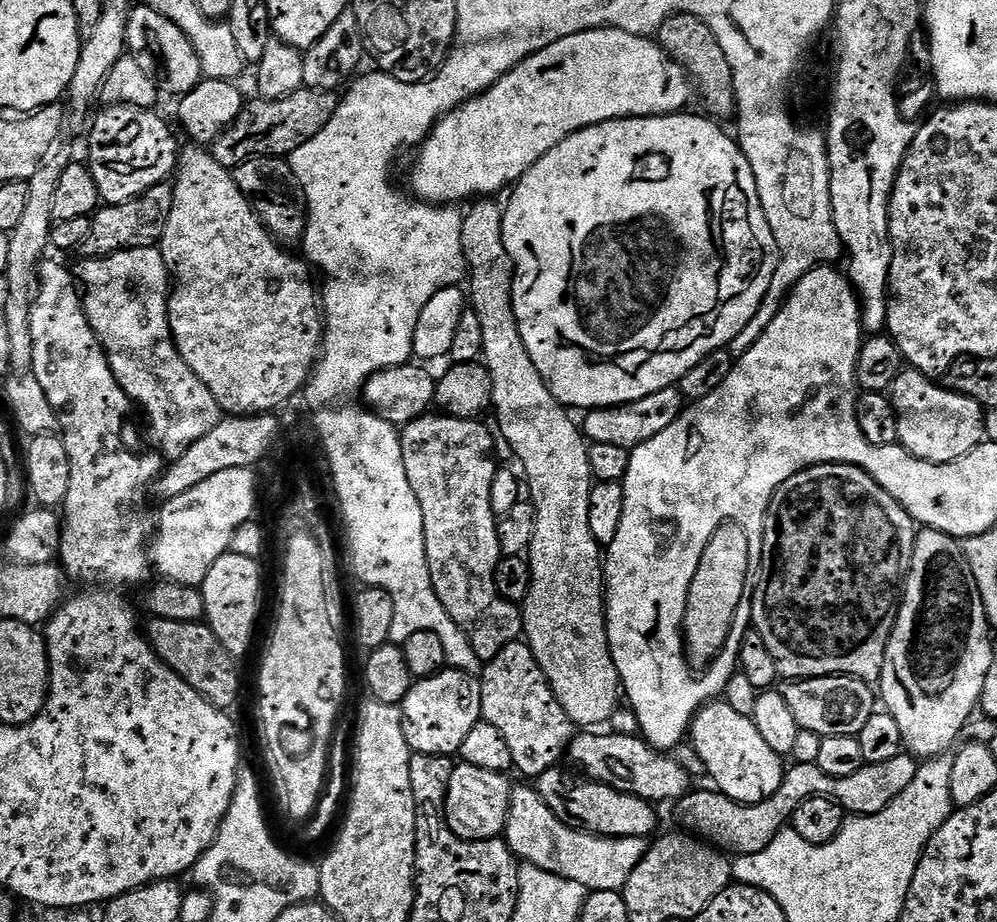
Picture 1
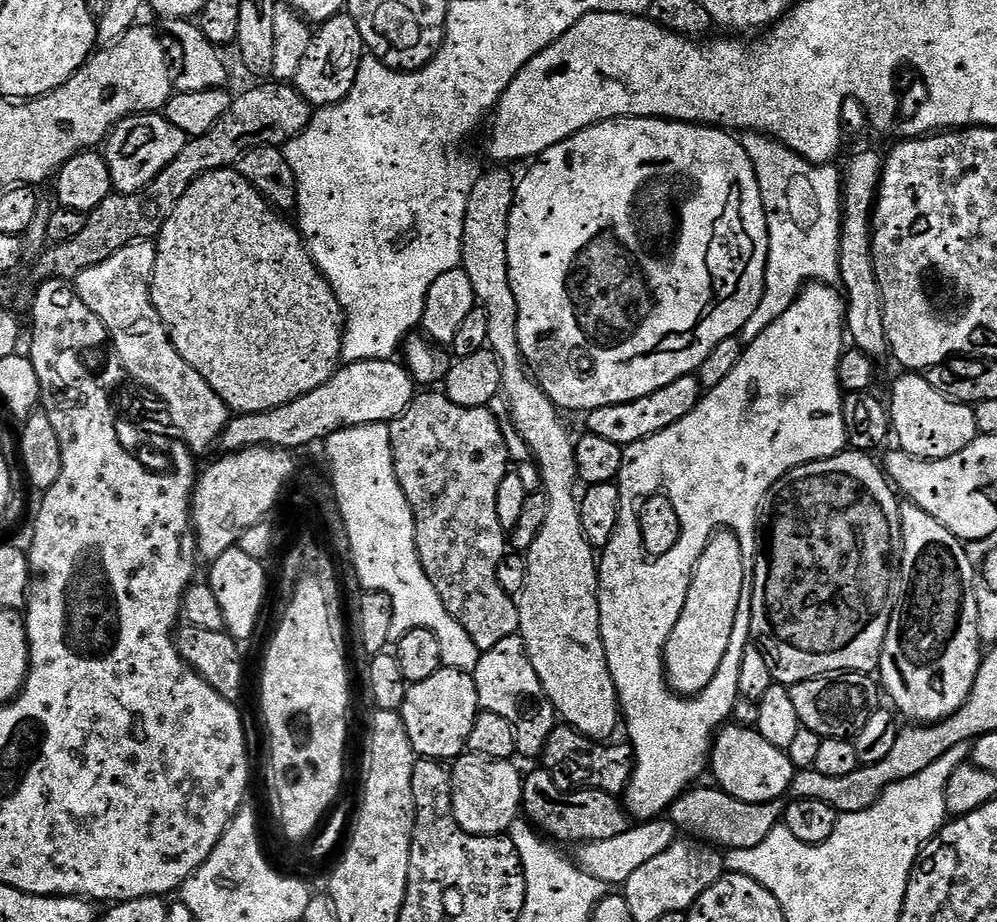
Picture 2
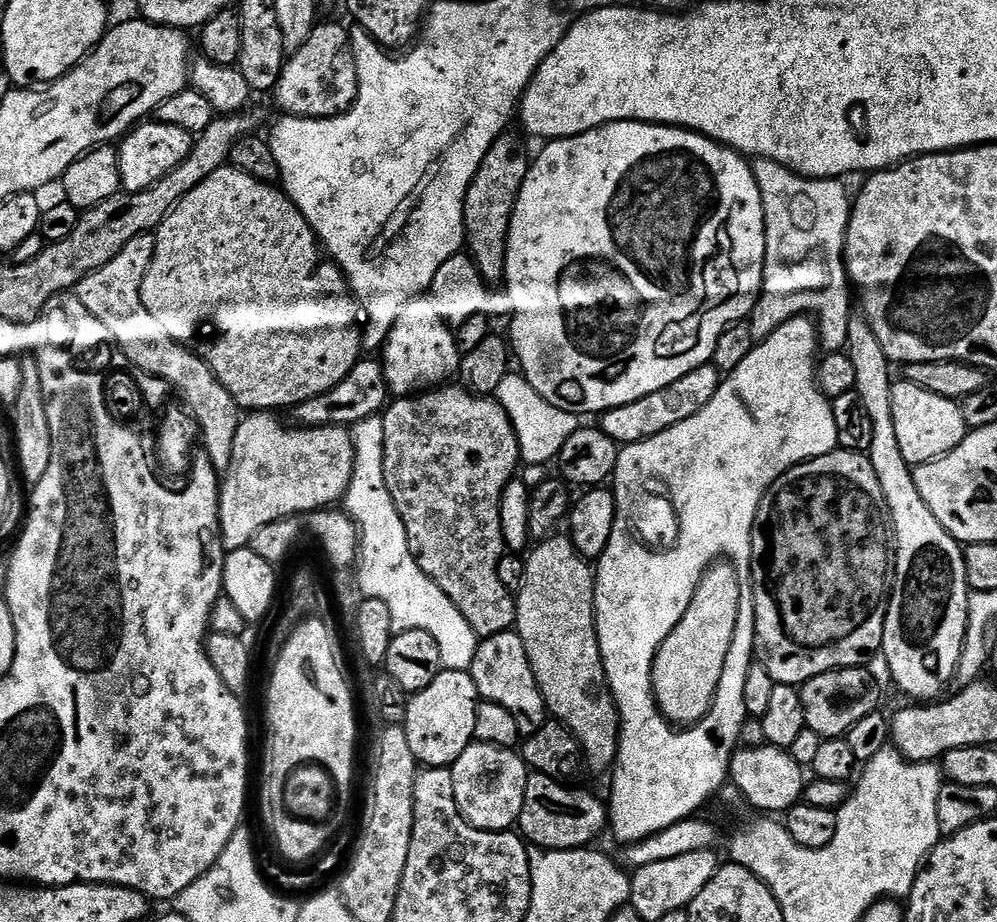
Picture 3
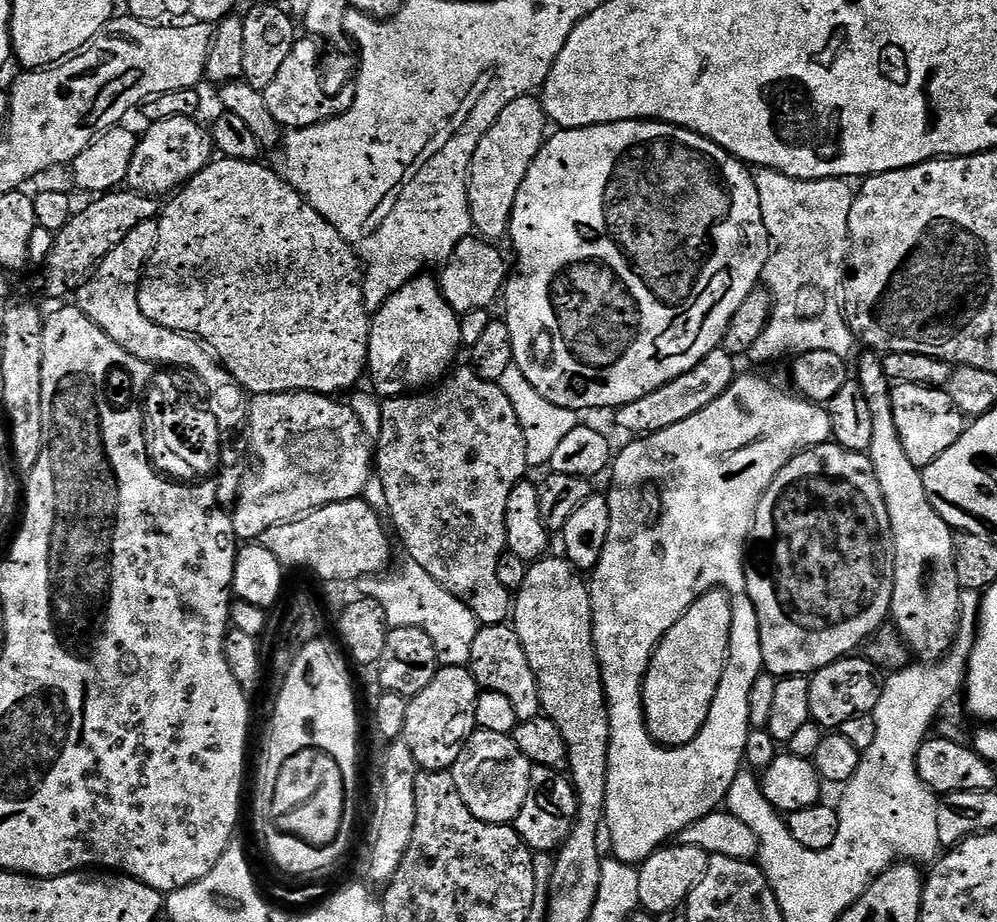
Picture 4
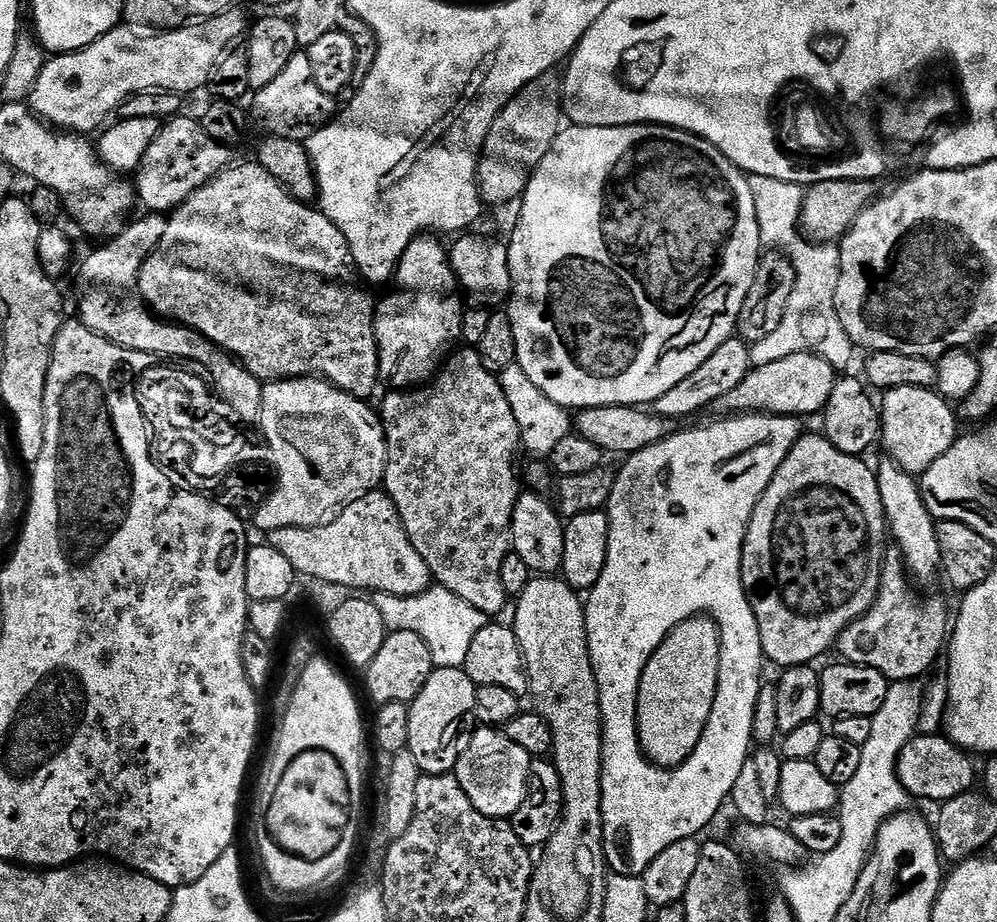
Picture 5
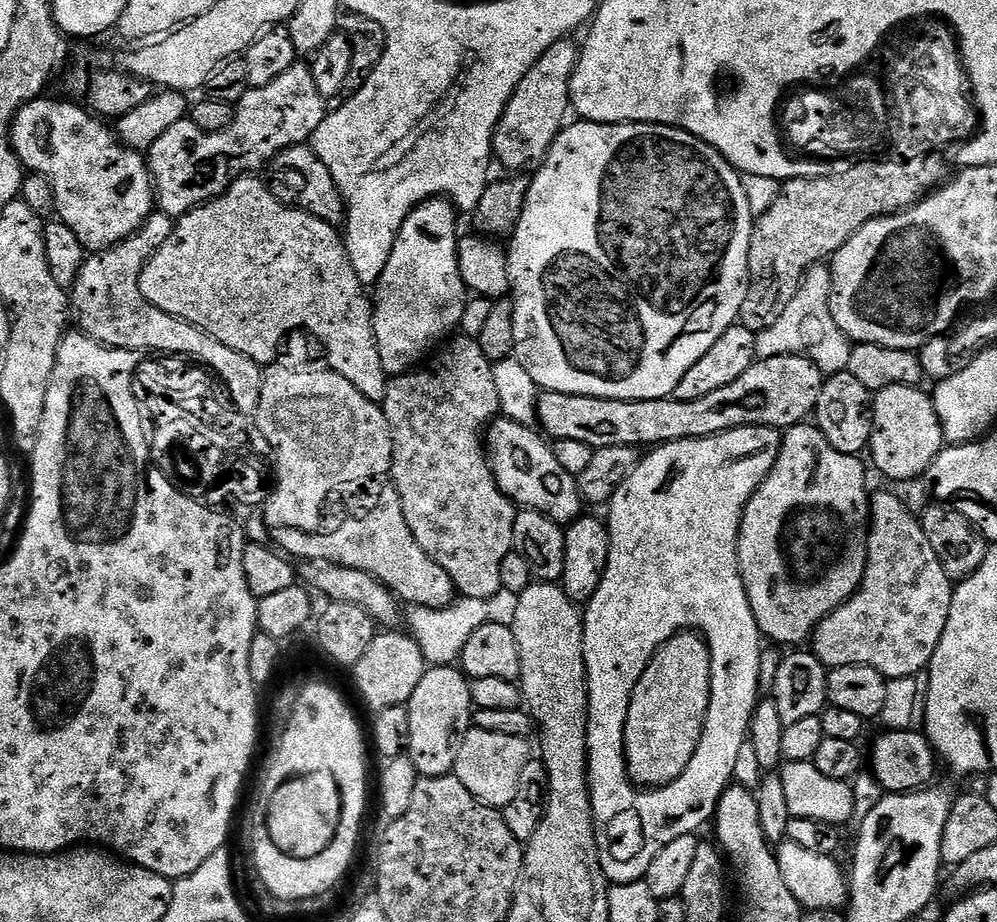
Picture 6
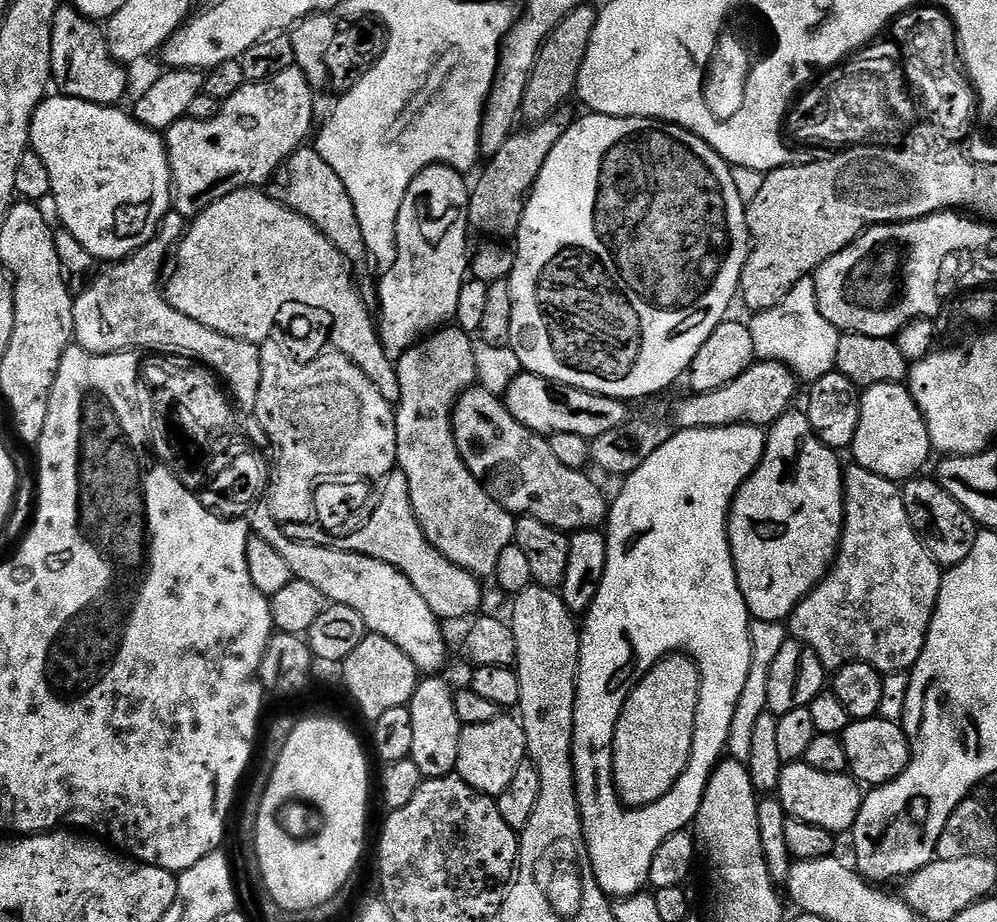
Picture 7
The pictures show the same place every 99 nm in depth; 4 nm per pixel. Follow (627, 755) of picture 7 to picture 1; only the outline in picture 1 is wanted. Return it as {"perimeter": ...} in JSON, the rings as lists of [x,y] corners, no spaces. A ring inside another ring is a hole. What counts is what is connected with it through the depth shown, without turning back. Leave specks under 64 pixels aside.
{"perimeter":[[[736,522],[722,524],[703,550],[702,561],[688,591],[687,609],[684,612],[684,655],[689,668],[707,668],[716,661],[722,646],[726,646],[738,603],[745,599],[747,593],[749,570],[750,540],[747,532]]]}

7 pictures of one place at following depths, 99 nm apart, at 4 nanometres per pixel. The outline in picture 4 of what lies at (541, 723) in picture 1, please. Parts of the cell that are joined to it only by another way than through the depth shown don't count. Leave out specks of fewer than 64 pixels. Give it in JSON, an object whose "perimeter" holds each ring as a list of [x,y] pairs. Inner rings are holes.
{"perimeter":[[[507,623],[481,627],[474,638],[474,646],[470,646],[466,667],[483,691],[497,692],[510,698],[514,714],[518,714],[520,721],[533,720],[541,715],[538,682],[534,678],[534,670],[530,670],[530,662],[526,662],[526,650],[522,650],[522,642],[518,642],[515,627]]]}

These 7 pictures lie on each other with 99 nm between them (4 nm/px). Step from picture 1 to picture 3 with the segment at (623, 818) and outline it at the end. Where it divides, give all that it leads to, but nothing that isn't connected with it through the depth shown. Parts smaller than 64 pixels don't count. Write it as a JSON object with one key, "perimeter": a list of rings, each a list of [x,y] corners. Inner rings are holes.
{"perimeter":[[[532,772],[529,775],[528,781],[526,782],[526,798],[522,802],[522,814],[520,815],[518,821],[518,832],[521,837],[525,841],[528,841],[531,845],[534,845],[537,848],[553,848],[554,850],[566,850],[567,848],[583,848],[585,846],[591,845],[593,843],[592,839],[595,838],[596,835],[599,834],[600,831],[605,831],[606,828],[606,804],[603,799],[599,800],[598,797],[595,796],[592,792],[587,792],[584,788],[572,788],[571,783],[555,780],[554,778],[550,778],[546,774],[542,774],[541,772]]]}

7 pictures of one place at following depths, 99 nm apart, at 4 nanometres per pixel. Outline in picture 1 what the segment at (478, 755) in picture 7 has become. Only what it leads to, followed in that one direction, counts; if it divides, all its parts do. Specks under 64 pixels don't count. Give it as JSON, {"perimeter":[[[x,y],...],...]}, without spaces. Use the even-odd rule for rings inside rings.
{"perimeter":[[[463,762],[457,763],[452,769],[450,786],[444,799],[444,809],[450,830],[463,840],[494,840],[503,833],[508,821],[508,811],[510,810],[510,800],[512,798],[513,781],[508,781],[509,777],[502,772],[494,770],[482,770],[478,766],[470,766]]]}

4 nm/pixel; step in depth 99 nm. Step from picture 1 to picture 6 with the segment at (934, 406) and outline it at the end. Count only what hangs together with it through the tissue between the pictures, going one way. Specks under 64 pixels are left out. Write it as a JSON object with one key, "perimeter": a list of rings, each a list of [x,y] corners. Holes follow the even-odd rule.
{"perimeter":[[[890,386],[875,393],[872,401],[872,437],[867,451],[872,452],[872,464],[888,480],[912,480],[923,477],[925,470],[934,462],[934,458],[945,447],[944,431],[936,408],[932,405],[931,395],[923,392],[920,386]]]}

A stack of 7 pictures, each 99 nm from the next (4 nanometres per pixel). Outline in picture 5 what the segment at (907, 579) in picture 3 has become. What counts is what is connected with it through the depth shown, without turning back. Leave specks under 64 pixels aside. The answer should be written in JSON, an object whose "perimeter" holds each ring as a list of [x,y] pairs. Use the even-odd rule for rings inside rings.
{"perimeter":[[[884,458],[875,469],[878,490],[882,494],[884,519],[890,529],[890,536],[896,539],[895,547],[898,549],[905,568],[917,581],[928,580],[932,575],[941,571],[940,547],[936,537],[937,521],[933,520],[928,512],[926,502],[920,493],[917,477],[911,476],[902,470],[893,460]],[[917,576],[917,577],[916,577]]]}

